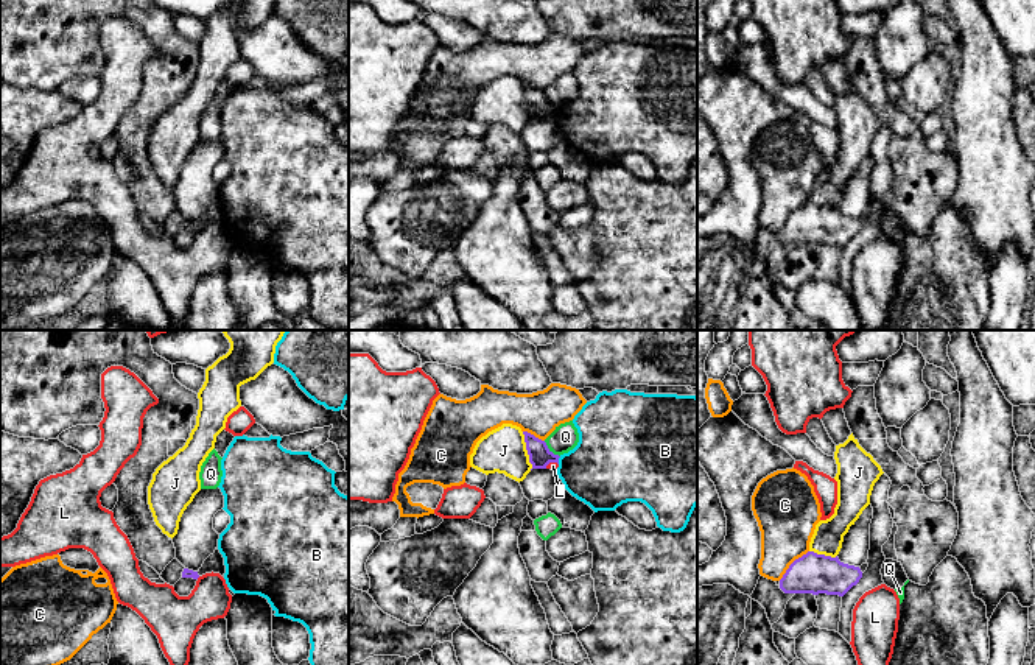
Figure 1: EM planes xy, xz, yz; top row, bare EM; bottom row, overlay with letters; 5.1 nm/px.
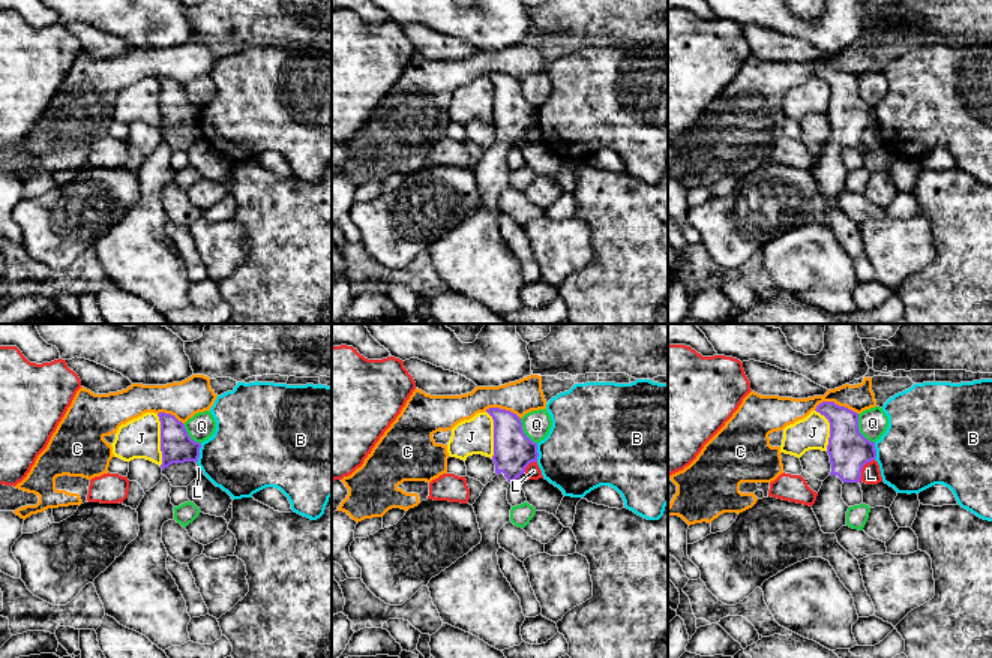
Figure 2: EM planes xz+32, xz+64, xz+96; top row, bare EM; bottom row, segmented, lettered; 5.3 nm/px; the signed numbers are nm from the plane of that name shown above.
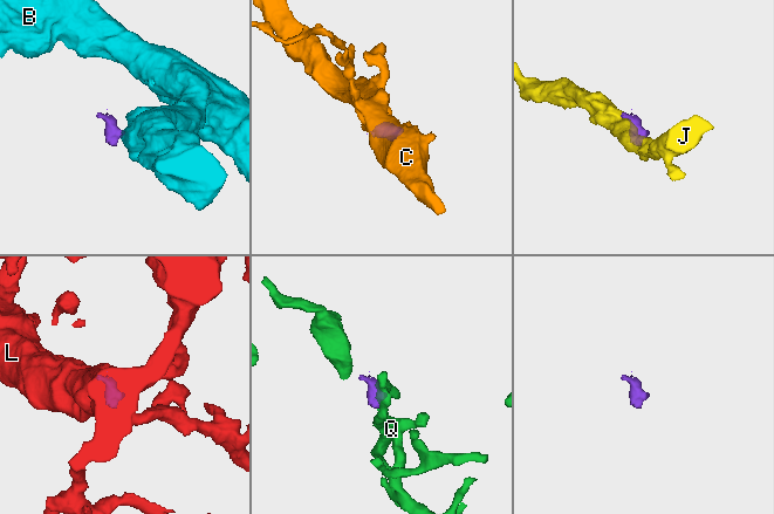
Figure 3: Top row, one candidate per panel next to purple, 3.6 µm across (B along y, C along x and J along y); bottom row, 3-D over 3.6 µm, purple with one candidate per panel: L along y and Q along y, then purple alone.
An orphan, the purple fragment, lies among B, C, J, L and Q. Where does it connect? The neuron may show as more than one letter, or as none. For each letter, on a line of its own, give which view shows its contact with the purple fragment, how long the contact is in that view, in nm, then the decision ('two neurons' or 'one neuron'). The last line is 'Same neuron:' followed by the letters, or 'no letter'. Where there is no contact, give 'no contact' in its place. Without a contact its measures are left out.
B: xz | 40 nm | two neurons
C: yz | 220 nm | two neurons
J: xz | 200 nm | two neurons
L: xz | 80 nm | two neurons
Q: xz | 120 nm | two neurons
Same neuron: no letter

